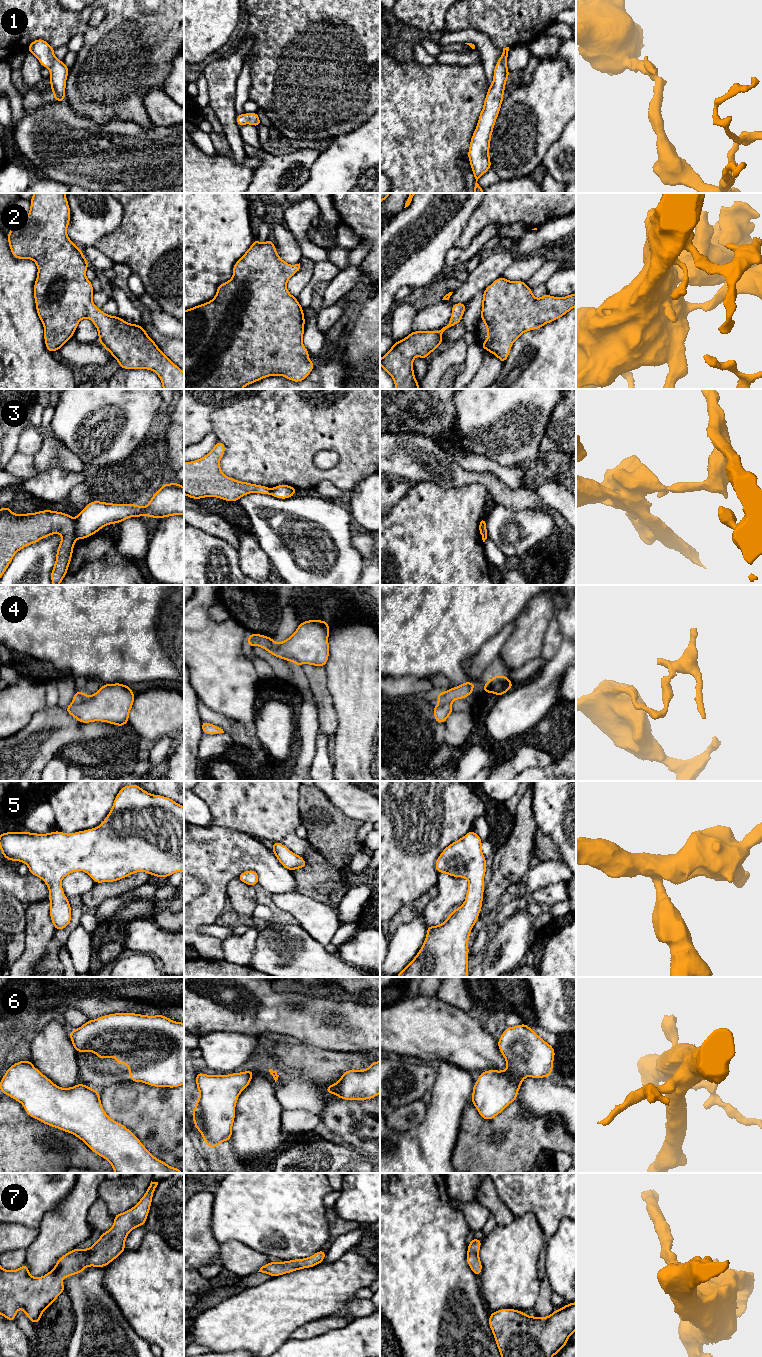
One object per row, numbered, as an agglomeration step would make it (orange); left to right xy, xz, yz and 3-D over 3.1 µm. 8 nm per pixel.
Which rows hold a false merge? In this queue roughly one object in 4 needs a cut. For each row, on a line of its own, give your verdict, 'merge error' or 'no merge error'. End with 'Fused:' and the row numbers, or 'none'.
1: no merge error
2: no merge error
3: merge error
4: merge error
5: no merge error
6: no merge error
7: no merge error
Fused: 3, 4

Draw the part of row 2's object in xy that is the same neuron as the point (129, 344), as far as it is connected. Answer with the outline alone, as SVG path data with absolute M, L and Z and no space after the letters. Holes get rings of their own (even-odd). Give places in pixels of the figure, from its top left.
M33 193L29 201L29 213L22 221L11 225L7 239L13 257L31 259L37 265L34 299L44 326L47 350L51 353L60 350L74 335L78 323L89 318L98 330L98 341L118 361L120 368L151 370L159 376L163 389L184 389L184 372L167 358L141 325L107 315L94 304L92 282L86 278L89 263L82 250L67 236L71 212L66 194Z

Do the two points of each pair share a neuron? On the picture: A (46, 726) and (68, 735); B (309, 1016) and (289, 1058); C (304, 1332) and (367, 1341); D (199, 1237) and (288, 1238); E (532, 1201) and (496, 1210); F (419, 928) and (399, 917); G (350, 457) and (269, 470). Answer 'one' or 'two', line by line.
A: one
B: two
C: two
D: two
E: two
F: two
G: one

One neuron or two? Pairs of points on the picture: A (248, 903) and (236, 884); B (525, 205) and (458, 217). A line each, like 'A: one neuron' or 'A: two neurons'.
A: one neuron
B: two neurons

